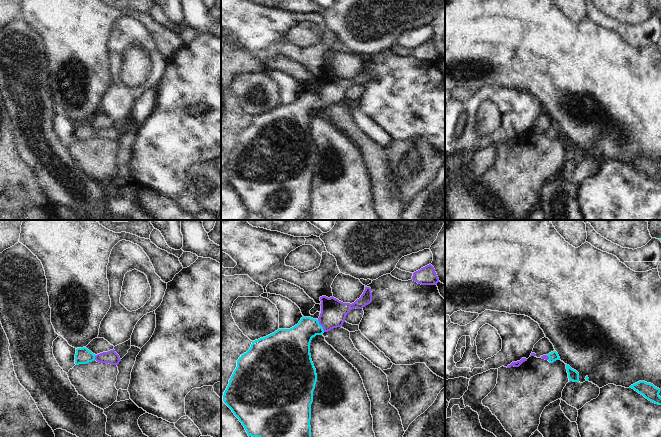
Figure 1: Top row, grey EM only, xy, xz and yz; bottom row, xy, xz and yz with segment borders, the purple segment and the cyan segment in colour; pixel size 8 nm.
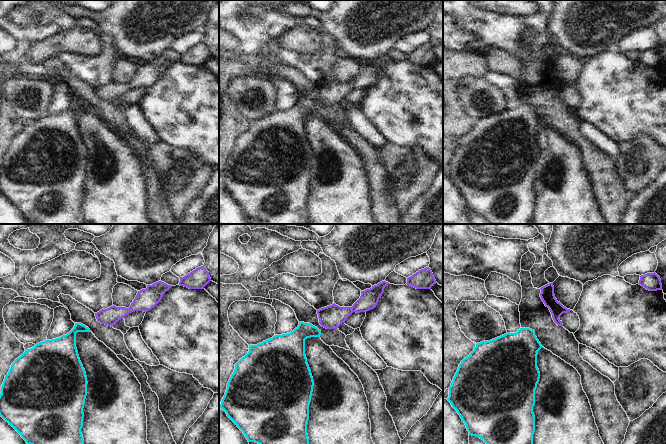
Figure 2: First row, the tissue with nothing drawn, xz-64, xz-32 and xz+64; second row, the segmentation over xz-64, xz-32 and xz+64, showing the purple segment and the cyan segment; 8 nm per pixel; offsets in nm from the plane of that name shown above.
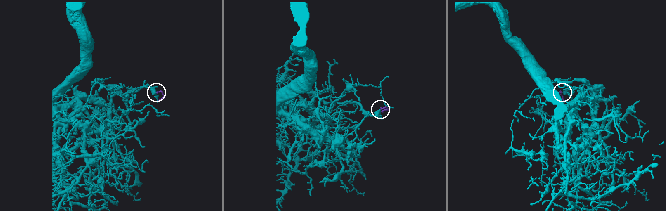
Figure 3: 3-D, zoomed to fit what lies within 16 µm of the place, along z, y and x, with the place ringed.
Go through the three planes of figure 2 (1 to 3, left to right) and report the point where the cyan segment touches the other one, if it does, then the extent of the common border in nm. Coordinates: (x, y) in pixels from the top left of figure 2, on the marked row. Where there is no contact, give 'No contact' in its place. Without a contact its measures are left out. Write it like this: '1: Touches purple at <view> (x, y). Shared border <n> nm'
1: No contact
2: No contact
3: No contact

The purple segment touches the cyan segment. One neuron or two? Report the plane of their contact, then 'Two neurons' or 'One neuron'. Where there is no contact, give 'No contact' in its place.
Touches purple in xz. One neuron

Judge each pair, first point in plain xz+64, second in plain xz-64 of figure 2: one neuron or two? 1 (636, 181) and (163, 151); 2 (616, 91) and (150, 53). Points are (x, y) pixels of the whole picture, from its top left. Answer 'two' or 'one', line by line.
1: one
2: two

